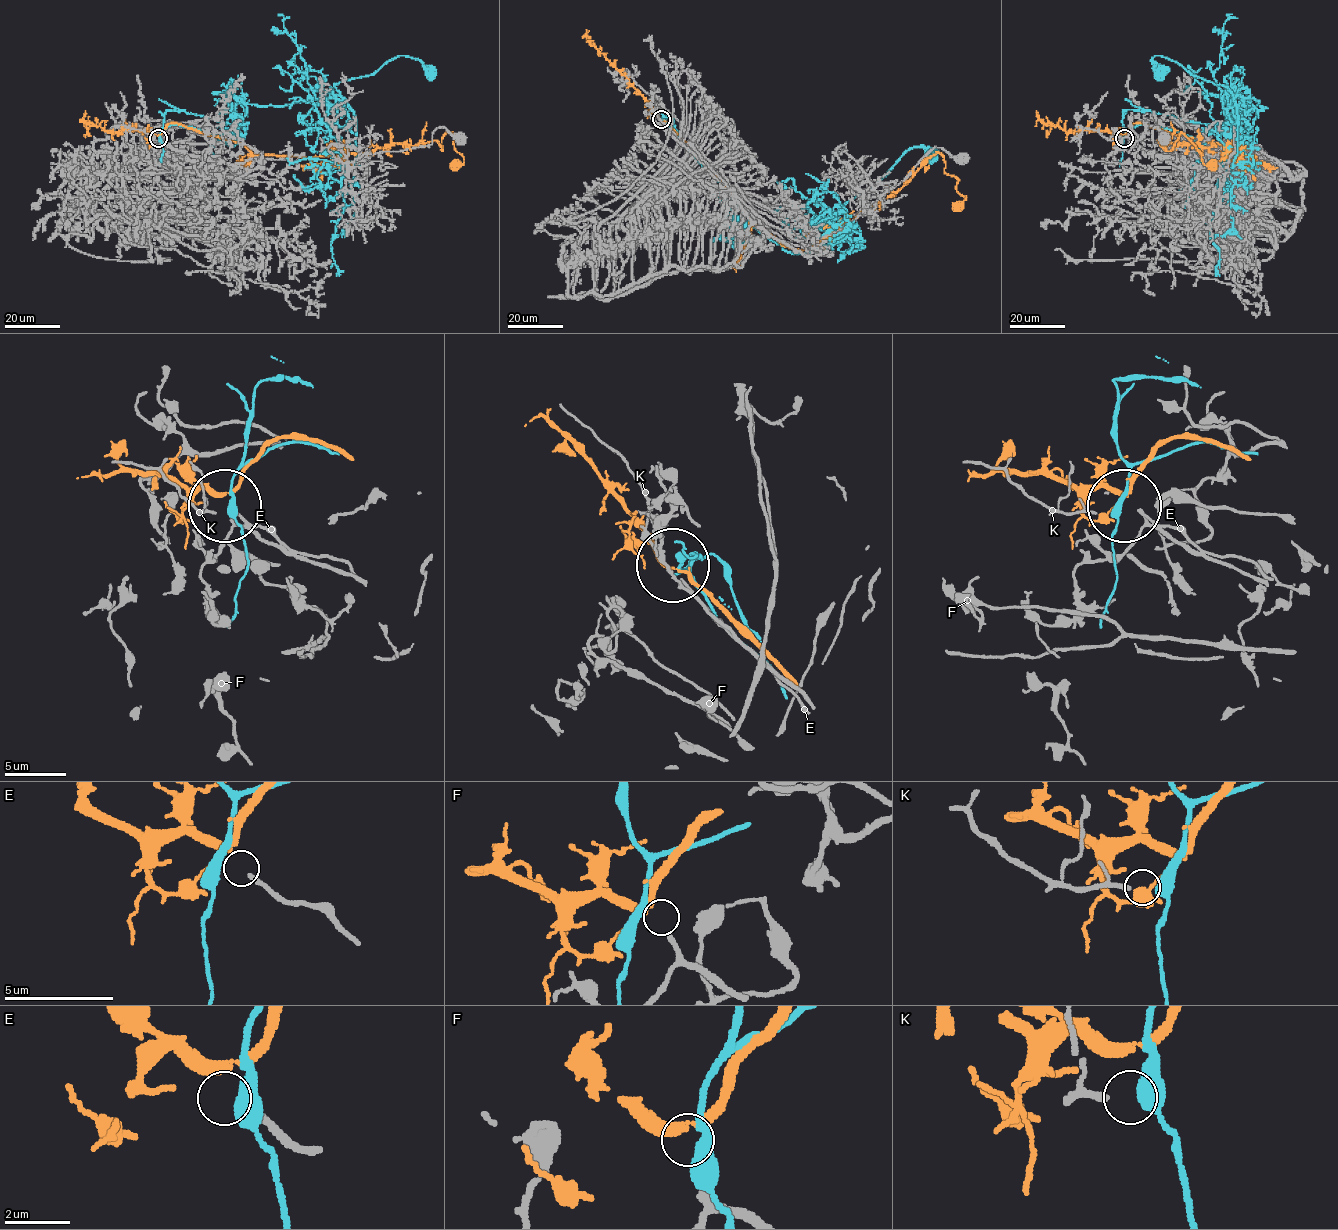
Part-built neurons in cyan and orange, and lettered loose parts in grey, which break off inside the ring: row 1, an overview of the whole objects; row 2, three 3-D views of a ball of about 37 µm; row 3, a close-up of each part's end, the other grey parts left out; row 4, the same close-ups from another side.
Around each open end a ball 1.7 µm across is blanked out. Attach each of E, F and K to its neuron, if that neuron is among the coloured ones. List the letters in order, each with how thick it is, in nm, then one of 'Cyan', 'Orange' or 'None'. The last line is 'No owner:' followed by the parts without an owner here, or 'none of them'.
E: Thickness 240 nm. None
F: Thickness 220 nm. None
K: Thickness 190 nm. Cyan
No owner: E, F

